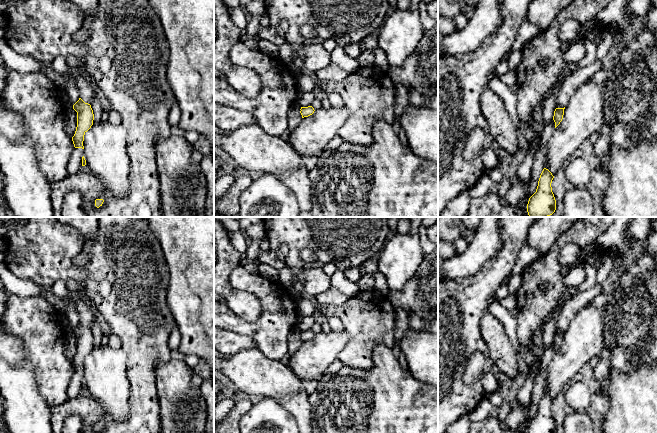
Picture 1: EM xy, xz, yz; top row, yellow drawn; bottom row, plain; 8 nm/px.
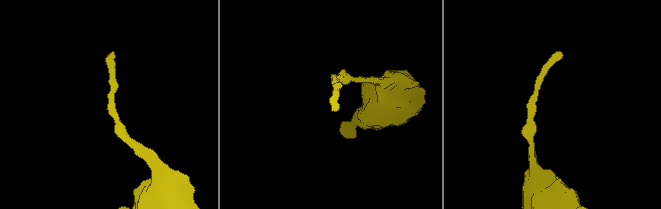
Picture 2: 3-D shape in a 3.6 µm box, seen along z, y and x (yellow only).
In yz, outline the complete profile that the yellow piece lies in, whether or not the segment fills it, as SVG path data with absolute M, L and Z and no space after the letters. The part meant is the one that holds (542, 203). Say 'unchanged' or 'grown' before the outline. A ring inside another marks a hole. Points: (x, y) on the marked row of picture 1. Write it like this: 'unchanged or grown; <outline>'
unchanged; M544 168L536 192L529 198L527 212L530 217L548 217L556 210L556 200L552 192L551 183L554 176Z

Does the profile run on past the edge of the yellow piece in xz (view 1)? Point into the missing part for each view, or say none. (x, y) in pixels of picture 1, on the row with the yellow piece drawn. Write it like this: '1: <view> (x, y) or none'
1: none

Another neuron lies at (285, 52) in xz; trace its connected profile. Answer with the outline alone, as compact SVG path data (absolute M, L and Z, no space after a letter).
M286 41L284 44L278 46L278 58L284 63L289 64L293 55L291 45Z

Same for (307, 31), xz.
M305 24L300 28L300 35L303 38L309 39L316 36L316 29L310 24Z

